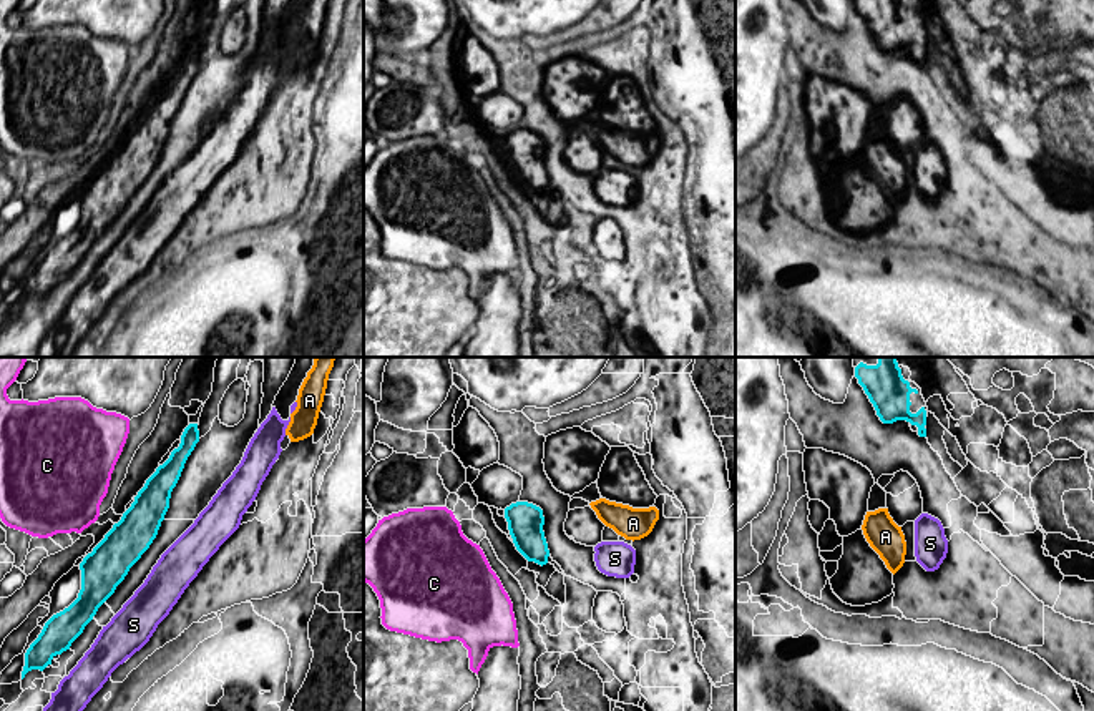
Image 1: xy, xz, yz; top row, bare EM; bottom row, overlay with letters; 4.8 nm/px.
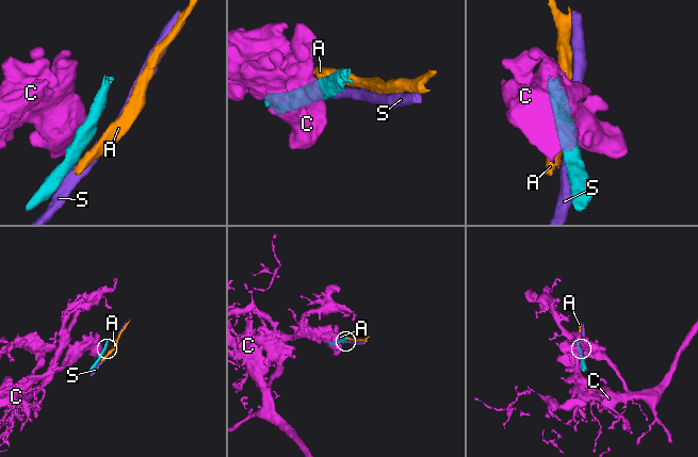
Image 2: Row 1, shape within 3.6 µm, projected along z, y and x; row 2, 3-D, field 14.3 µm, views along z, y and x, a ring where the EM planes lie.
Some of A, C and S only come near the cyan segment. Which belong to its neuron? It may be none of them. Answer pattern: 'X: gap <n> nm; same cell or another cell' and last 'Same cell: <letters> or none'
A: gap 240 nm; another cell
C: gap 90 nm; another cell
S: gap 70 nm; another cell
Same cell: none

